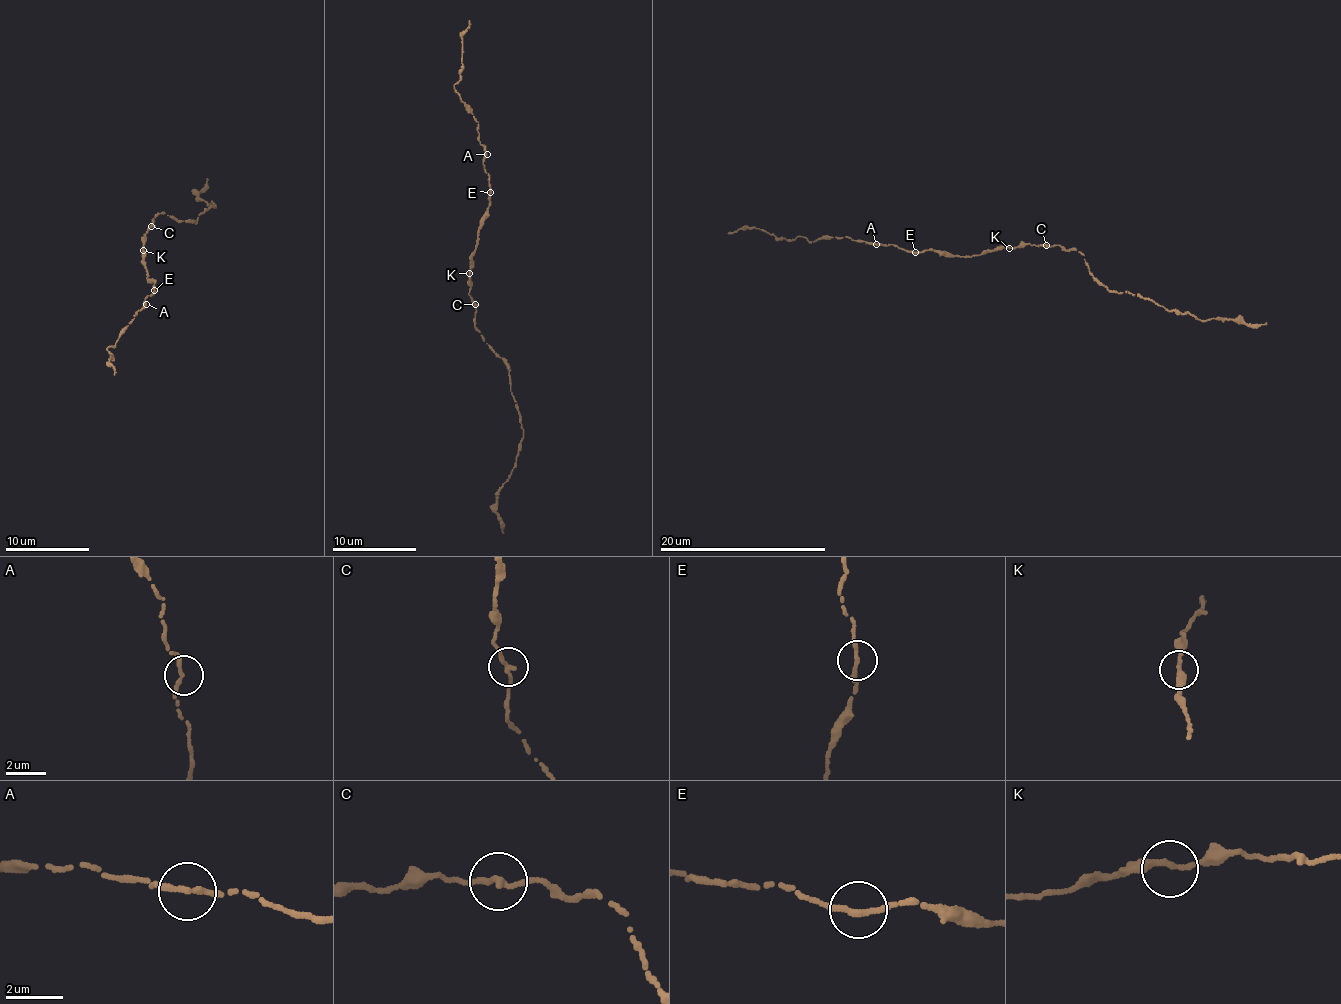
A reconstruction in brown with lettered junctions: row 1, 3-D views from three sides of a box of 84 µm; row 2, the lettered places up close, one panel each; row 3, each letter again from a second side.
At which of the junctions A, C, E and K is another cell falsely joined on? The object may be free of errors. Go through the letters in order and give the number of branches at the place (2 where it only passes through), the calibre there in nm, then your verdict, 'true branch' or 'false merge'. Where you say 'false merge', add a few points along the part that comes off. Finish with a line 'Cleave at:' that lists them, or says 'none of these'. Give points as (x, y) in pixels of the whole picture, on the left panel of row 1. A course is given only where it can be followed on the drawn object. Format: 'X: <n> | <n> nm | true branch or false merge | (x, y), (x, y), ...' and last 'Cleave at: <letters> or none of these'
A: 2 | 200 nm | true branch
C: 2 | 220 nm | true branch
E: 2 | 220 nm | true branch
K: 2 | 200 nm | true branch
Cleave at: none of these

